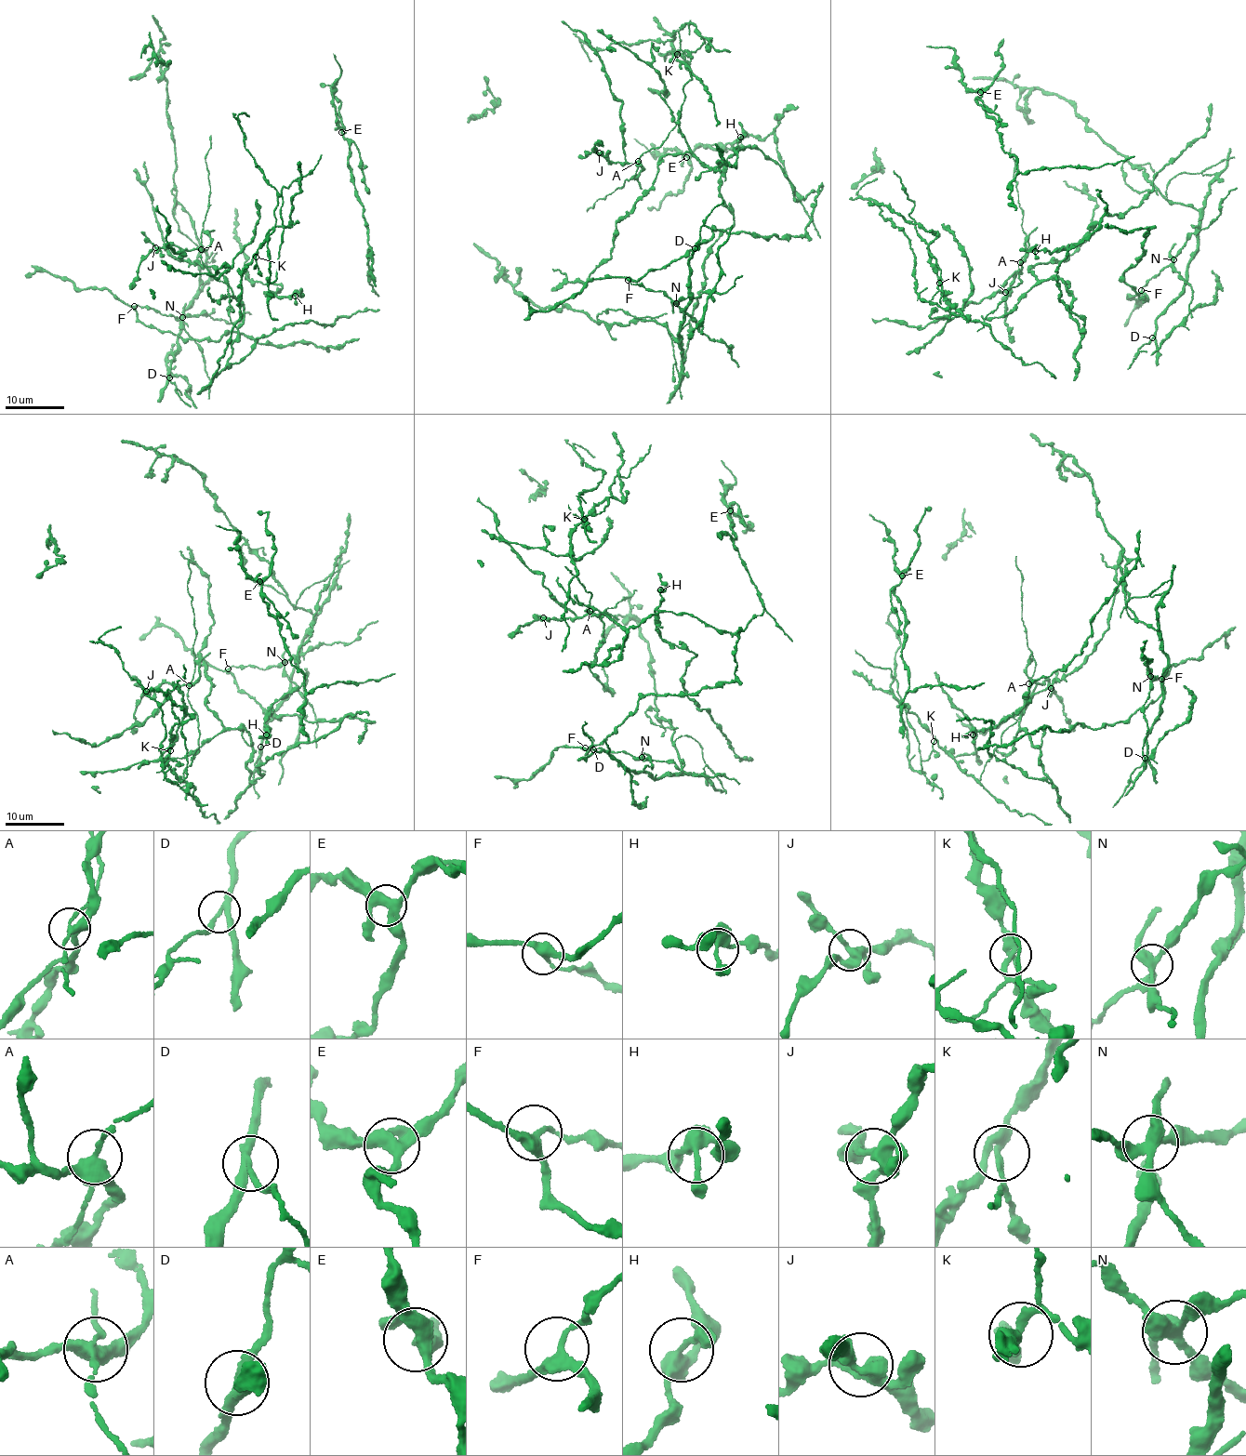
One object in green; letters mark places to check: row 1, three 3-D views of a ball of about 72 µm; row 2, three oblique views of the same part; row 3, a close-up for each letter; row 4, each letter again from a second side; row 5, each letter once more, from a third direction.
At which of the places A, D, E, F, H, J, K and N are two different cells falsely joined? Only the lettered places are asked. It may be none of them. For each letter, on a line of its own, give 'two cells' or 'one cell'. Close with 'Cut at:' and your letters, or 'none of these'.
A: two cells
D: two cells
E: one cell
F: one cell
H: one cell
J: one cell
K: one cell
N: two cells
Cut at: A, D, N

